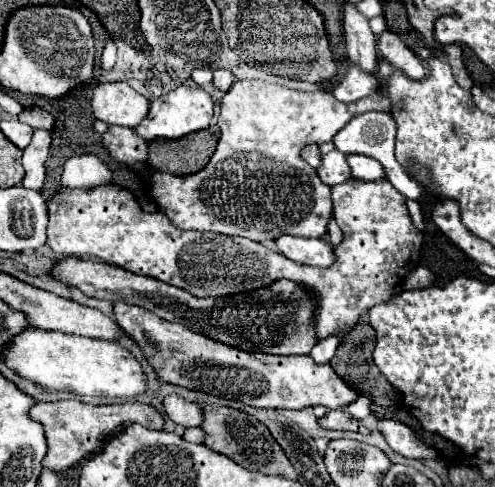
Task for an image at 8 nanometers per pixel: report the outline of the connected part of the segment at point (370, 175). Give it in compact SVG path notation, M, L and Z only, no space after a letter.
M350 154L348 164L352 170L352 176L358 180L380 180L384 178L384 168L376 158L362 156L362 154Z

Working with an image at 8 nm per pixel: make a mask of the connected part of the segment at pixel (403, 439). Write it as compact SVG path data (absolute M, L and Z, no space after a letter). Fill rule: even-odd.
M378 420L378 430L384 434L390 448L406 458L416 458L416 460L438 458L438 452L434 448L428 448L422 440L418 440L412 428L408 428L398 420Z

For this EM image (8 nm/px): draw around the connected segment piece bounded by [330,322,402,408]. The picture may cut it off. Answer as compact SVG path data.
M360 322L358 326L354 326L342 340L340 346L336 348L334 358L330 360L330 366L334 368L334 372L346 382L350 384L350 388L354 388L358 394L370 396L374 404L384 406L384 408L400 408L400 402L394 402L396 398L396 390L394 386L382 376L382 372L376 368L376 364L372 362L372 350L376 344L376 332L368 322Z

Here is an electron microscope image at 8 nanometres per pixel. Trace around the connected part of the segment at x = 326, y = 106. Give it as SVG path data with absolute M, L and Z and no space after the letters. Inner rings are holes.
M238 80L222 98L222 112L218 120L220 140L216 152L212 154L210 162L194 174L174 176L168 172L150 170L146 140L140 138L132 128L108 126L108 132L102 134L102 144L108 150L110 158L138 174L148 198L158 206L158 212L166 214L170 222L180 230L210 230L228 236L244 236L258 242L274 240L284 234L302 238L322 238L328 232L328 218L332 214L330 186L326 186L318 178L316 170L304 162L304 158L300 156L302 148L310 142L332 140L334 134L346 126L346 122L350 122L354 116L362 112L390 112L390 108L390 100L380 92L344 104L338 102L330 92L298 92L262 80Z

